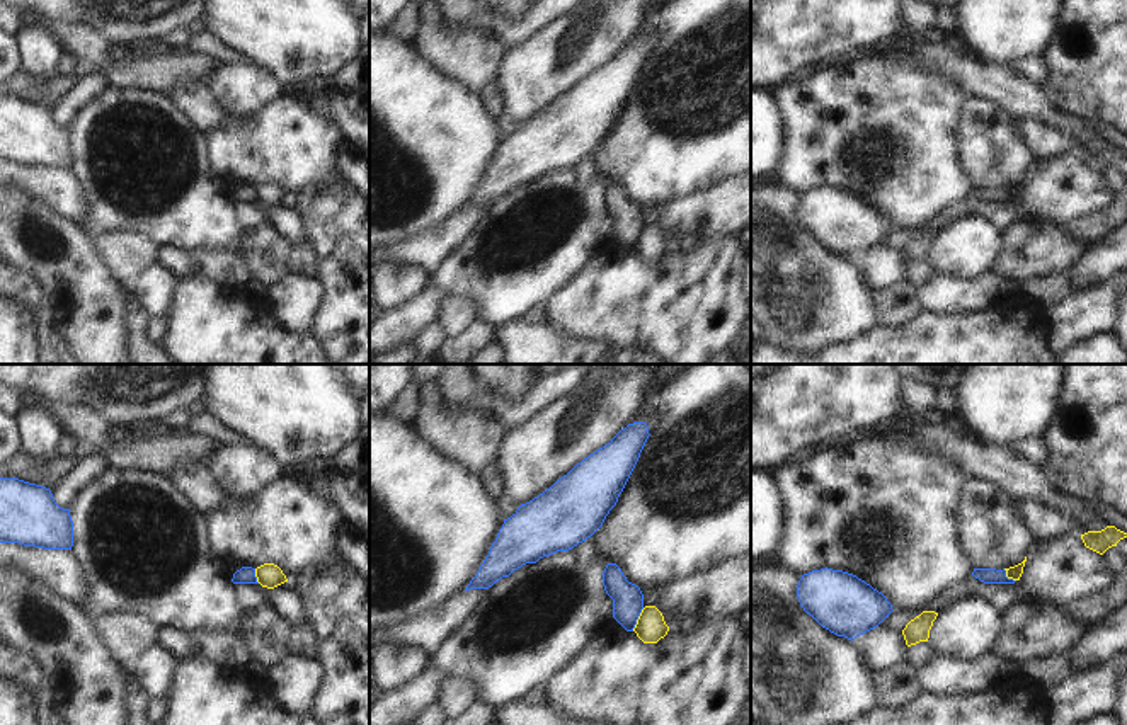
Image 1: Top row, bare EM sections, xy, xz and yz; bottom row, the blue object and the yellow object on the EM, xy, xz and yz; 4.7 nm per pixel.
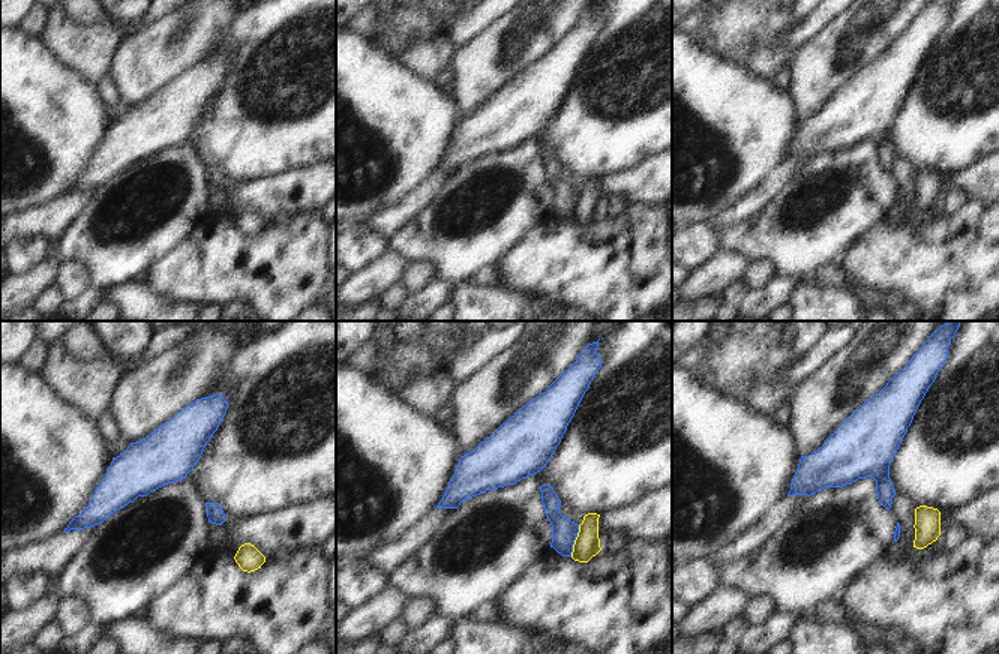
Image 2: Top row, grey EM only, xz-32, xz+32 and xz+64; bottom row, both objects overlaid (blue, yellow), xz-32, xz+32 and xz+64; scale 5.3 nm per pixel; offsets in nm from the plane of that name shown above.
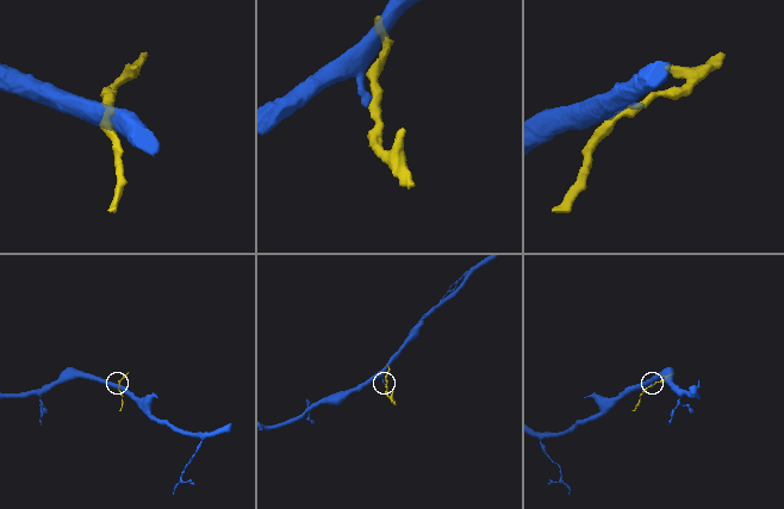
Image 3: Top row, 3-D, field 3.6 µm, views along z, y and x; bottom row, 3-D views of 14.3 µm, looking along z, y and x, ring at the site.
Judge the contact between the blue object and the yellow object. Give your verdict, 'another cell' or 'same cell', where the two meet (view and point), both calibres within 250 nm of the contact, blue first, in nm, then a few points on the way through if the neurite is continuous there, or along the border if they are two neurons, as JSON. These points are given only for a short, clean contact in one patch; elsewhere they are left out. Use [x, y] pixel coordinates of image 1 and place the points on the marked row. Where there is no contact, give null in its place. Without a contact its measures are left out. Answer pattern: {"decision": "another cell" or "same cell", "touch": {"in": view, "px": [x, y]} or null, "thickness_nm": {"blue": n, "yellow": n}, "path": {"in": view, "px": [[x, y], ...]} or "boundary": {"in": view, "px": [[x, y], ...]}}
{"decision": "another cell", "touch": {"in": "xz", "px": [637, 618]}, "thickness_nm": {"blue": 140, "yellow": 140}, "boundary": {"in": "xz", "px": [[644, 608], [632, 630]]}}

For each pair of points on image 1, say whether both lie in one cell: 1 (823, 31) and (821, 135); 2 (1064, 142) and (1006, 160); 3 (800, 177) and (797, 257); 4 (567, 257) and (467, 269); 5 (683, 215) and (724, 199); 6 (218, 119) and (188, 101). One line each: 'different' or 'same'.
1: different
2: different
3: different
4: same
5: same
6: same

